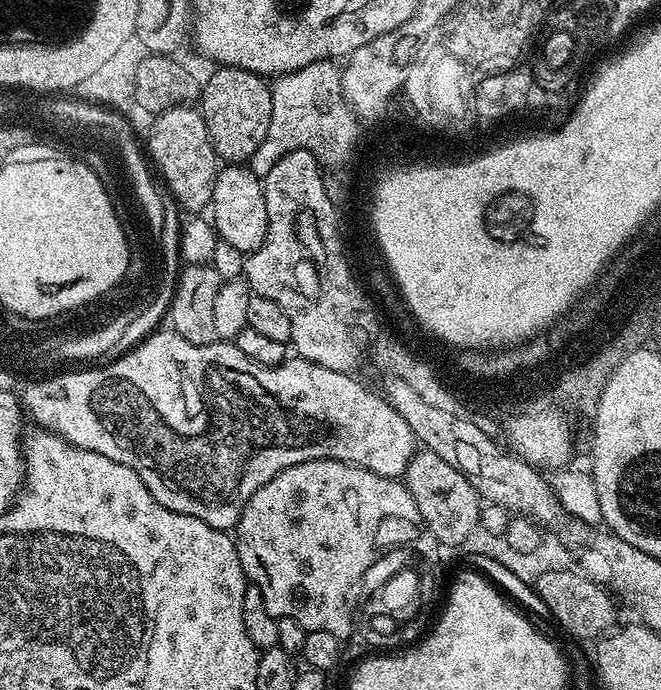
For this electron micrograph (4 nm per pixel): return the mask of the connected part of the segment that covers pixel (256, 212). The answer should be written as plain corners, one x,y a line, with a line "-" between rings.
224,166
217,171
210,205
210,219
216,226
217,237
230,243
235,249
245,254
260,249
268,229
266,198
261,177
255,176
251,167

